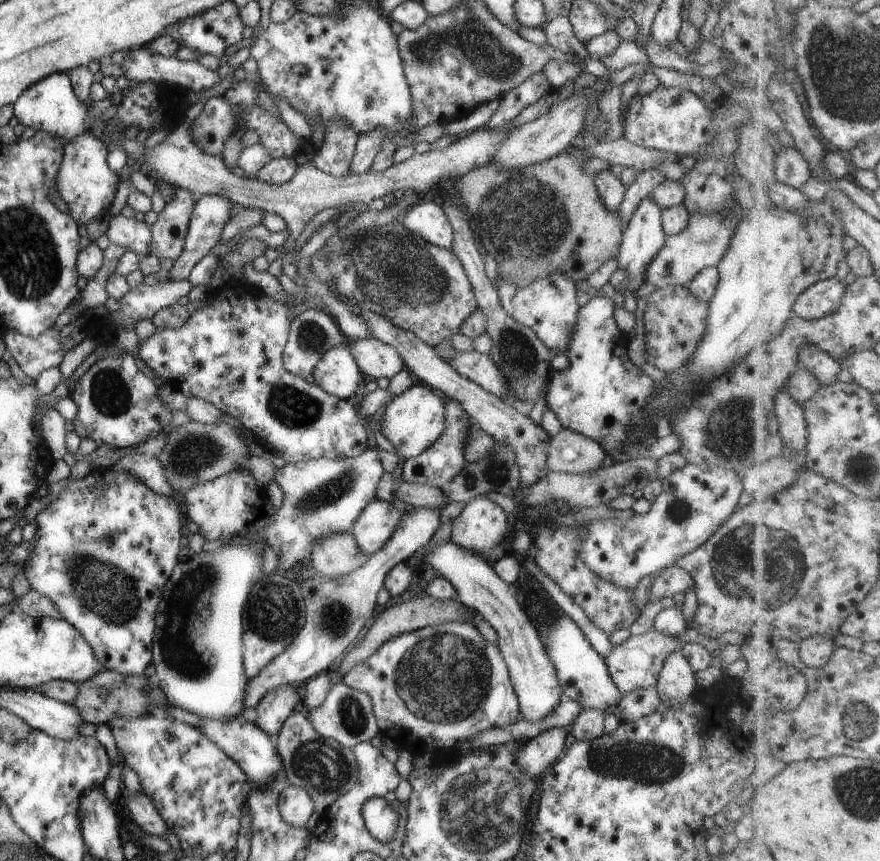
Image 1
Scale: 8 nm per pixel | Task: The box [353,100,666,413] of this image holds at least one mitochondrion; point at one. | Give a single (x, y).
(522, 217)

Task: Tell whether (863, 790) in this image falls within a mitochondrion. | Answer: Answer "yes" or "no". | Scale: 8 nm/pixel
yes

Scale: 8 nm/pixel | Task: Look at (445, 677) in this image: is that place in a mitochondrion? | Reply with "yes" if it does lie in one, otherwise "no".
yes

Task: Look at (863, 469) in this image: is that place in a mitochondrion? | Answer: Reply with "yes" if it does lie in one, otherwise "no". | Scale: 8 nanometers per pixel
yes

